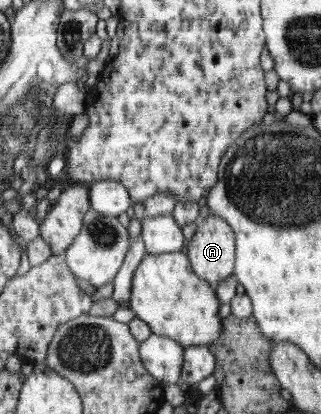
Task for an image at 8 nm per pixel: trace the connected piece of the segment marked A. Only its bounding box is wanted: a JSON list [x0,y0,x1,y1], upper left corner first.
[184,213,236,288]

